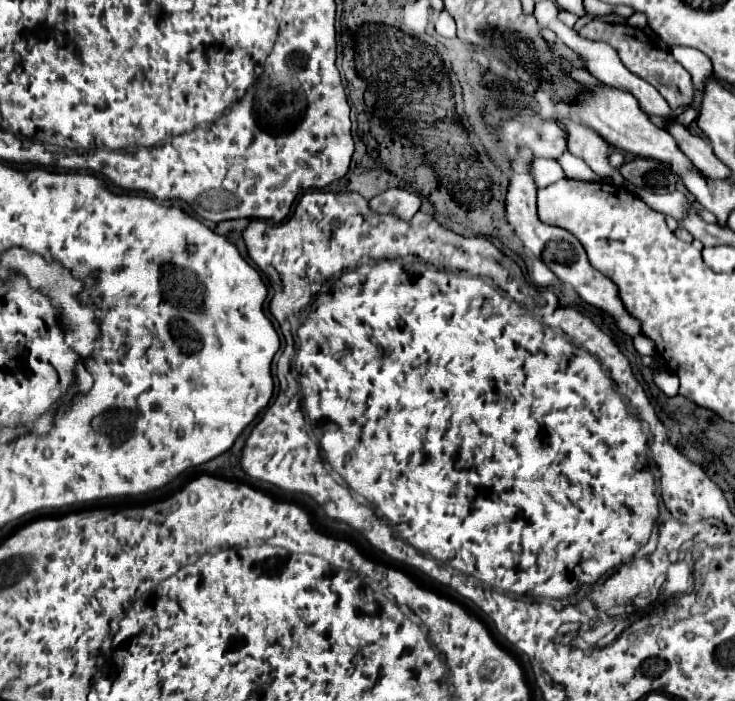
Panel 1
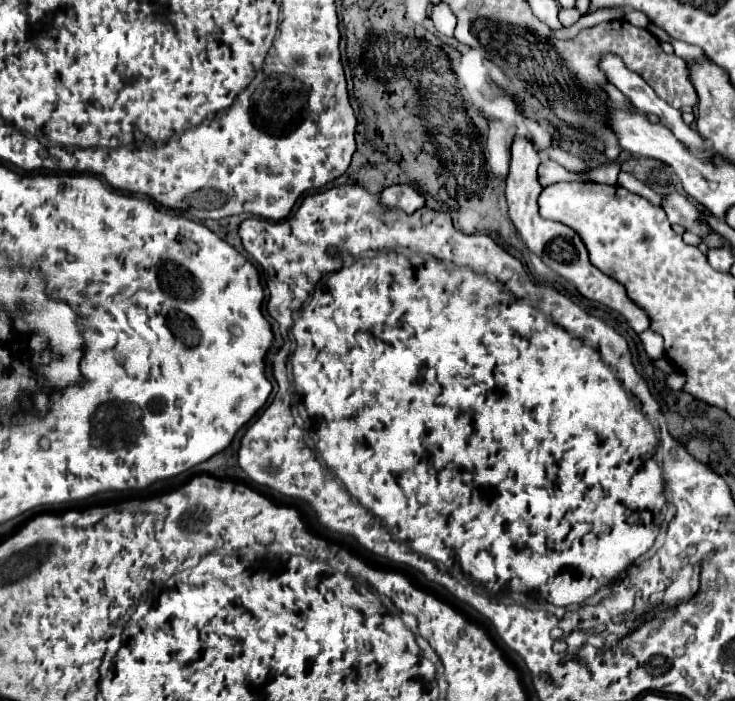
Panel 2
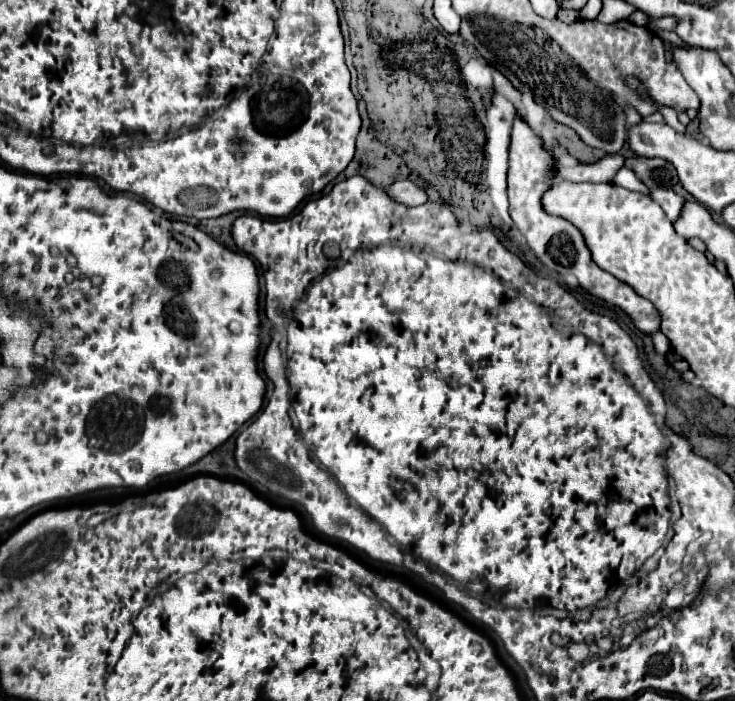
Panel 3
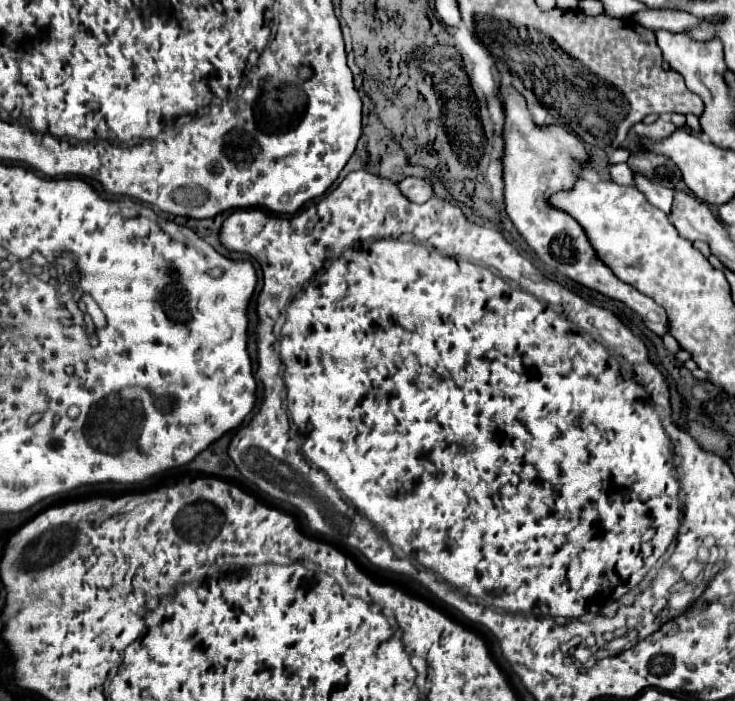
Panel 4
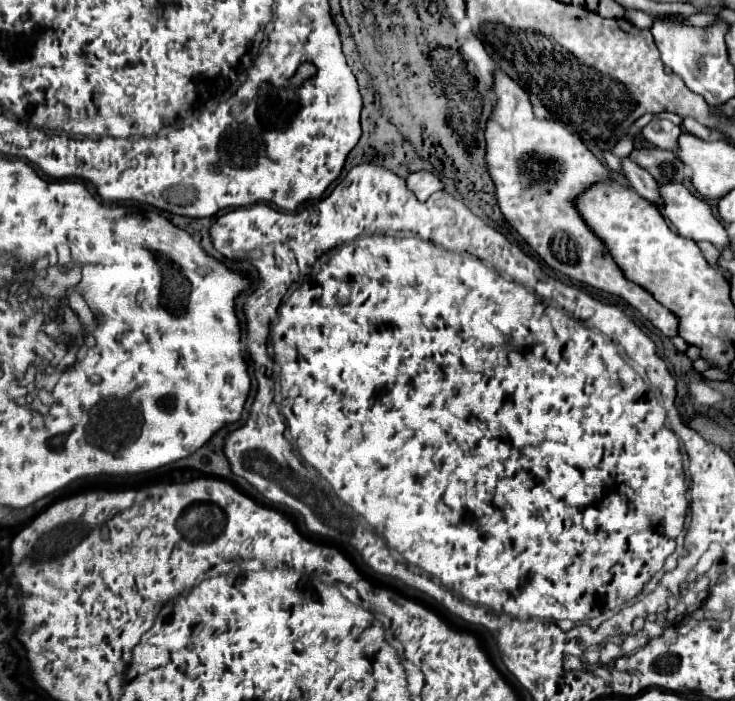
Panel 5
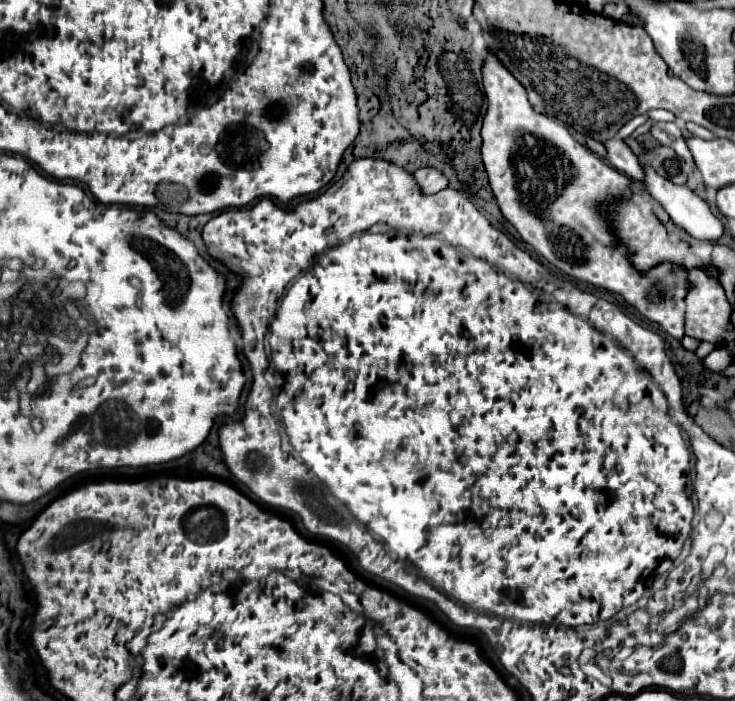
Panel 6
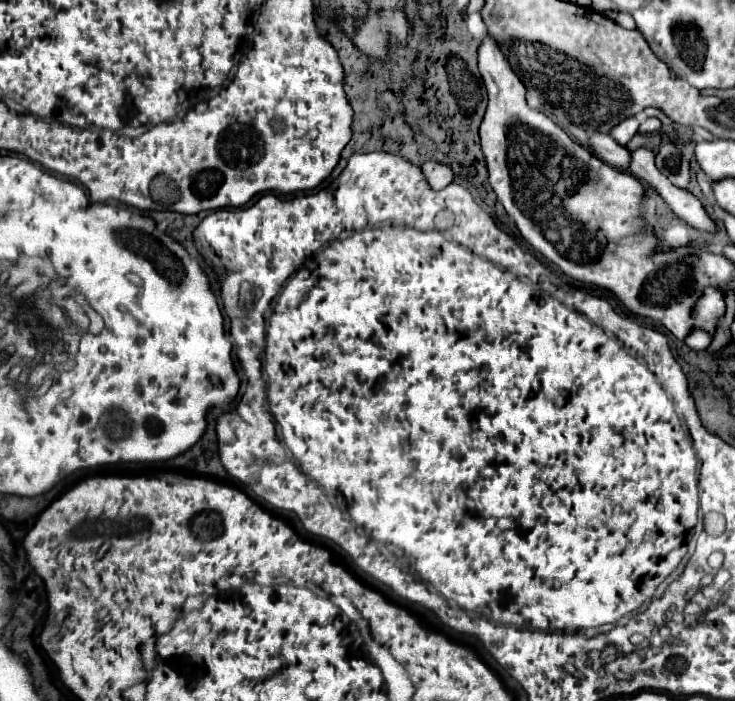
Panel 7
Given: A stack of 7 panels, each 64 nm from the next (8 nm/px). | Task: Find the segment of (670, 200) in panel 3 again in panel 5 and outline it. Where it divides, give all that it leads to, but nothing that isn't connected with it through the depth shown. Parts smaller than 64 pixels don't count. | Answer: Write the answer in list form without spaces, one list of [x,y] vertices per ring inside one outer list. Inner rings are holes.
[[[624,158],[622,166],[624,166],[626,178],[632,184],[632,188],[636,188],[636,192],[644,200],[648,200],[650,204],[654,204],[656,208],[664,208],[664,200],[660,196],[660,186],[656,186],[656,180],[652,180],[652,176],[646,170],[642,170],[634,162],[630,162],[630,158]]]

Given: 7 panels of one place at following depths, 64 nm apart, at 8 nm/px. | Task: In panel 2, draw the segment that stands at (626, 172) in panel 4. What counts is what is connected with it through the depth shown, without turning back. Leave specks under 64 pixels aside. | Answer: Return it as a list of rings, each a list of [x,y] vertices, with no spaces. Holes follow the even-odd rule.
[[[620,172],[620,176],[618,176],[618,186],[624,186],[626,190],[630,190],[630,192],[636,192],[638,196],[642,196],[642,198],[646,198],[648,202],[652,202],[652,204],[656,204],[656,206],[660,206],[660,208],[662,208],[662,200],[664,200],[664,198],[662,198],[658,192],[654,192],[652,188],[644,186],[640,180],[632,178],[630,174],[624,174],[624,172]]]

